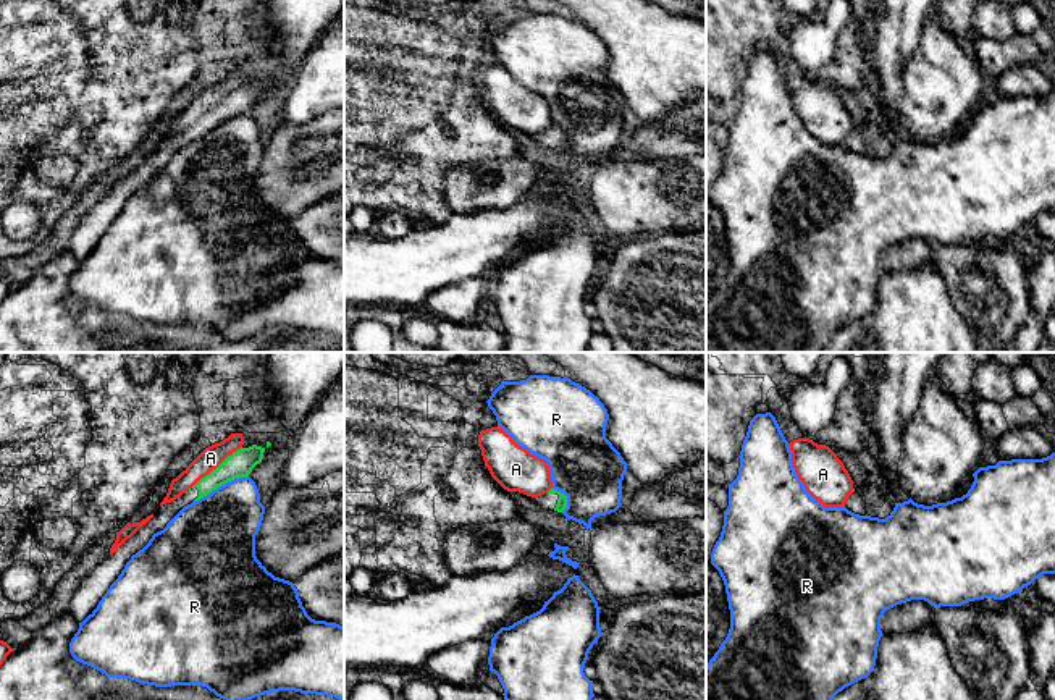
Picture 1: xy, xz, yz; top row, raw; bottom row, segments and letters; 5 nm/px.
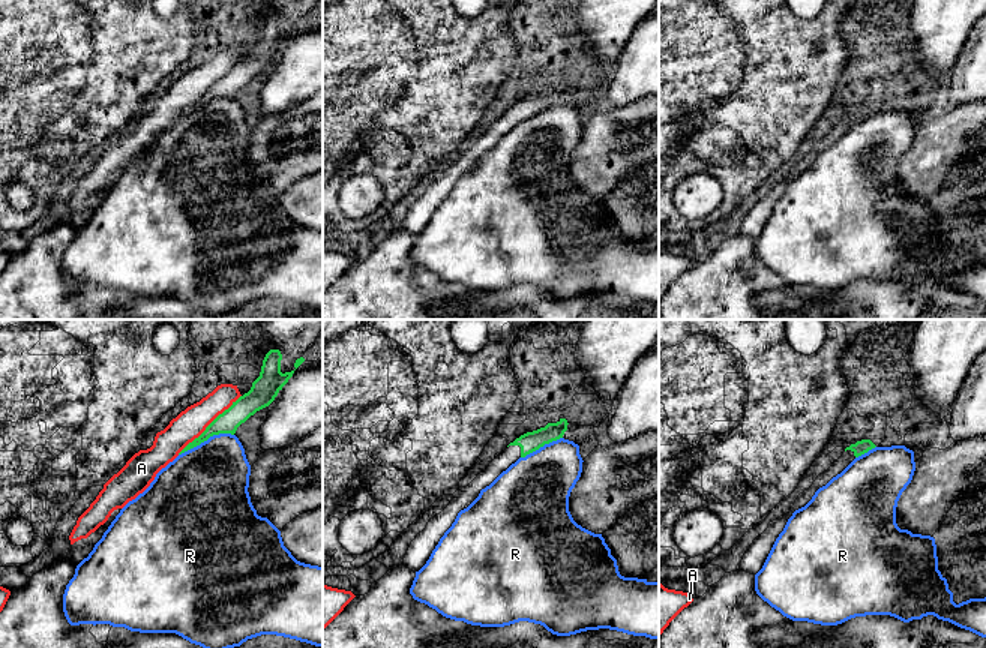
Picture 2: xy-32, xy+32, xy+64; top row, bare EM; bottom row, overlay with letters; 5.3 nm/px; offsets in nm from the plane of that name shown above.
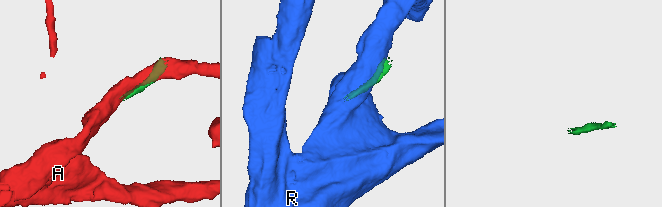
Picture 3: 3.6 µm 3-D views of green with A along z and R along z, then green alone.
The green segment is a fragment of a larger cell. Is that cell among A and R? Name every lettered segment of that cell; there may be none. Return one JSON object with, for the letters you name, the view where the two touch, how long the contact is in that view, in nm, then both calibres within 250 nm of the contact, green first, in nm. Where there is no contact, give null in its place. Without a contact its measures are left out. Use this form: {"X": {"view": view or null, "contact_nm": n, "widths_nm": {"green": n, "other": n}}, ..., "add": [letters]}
{"add": []}

